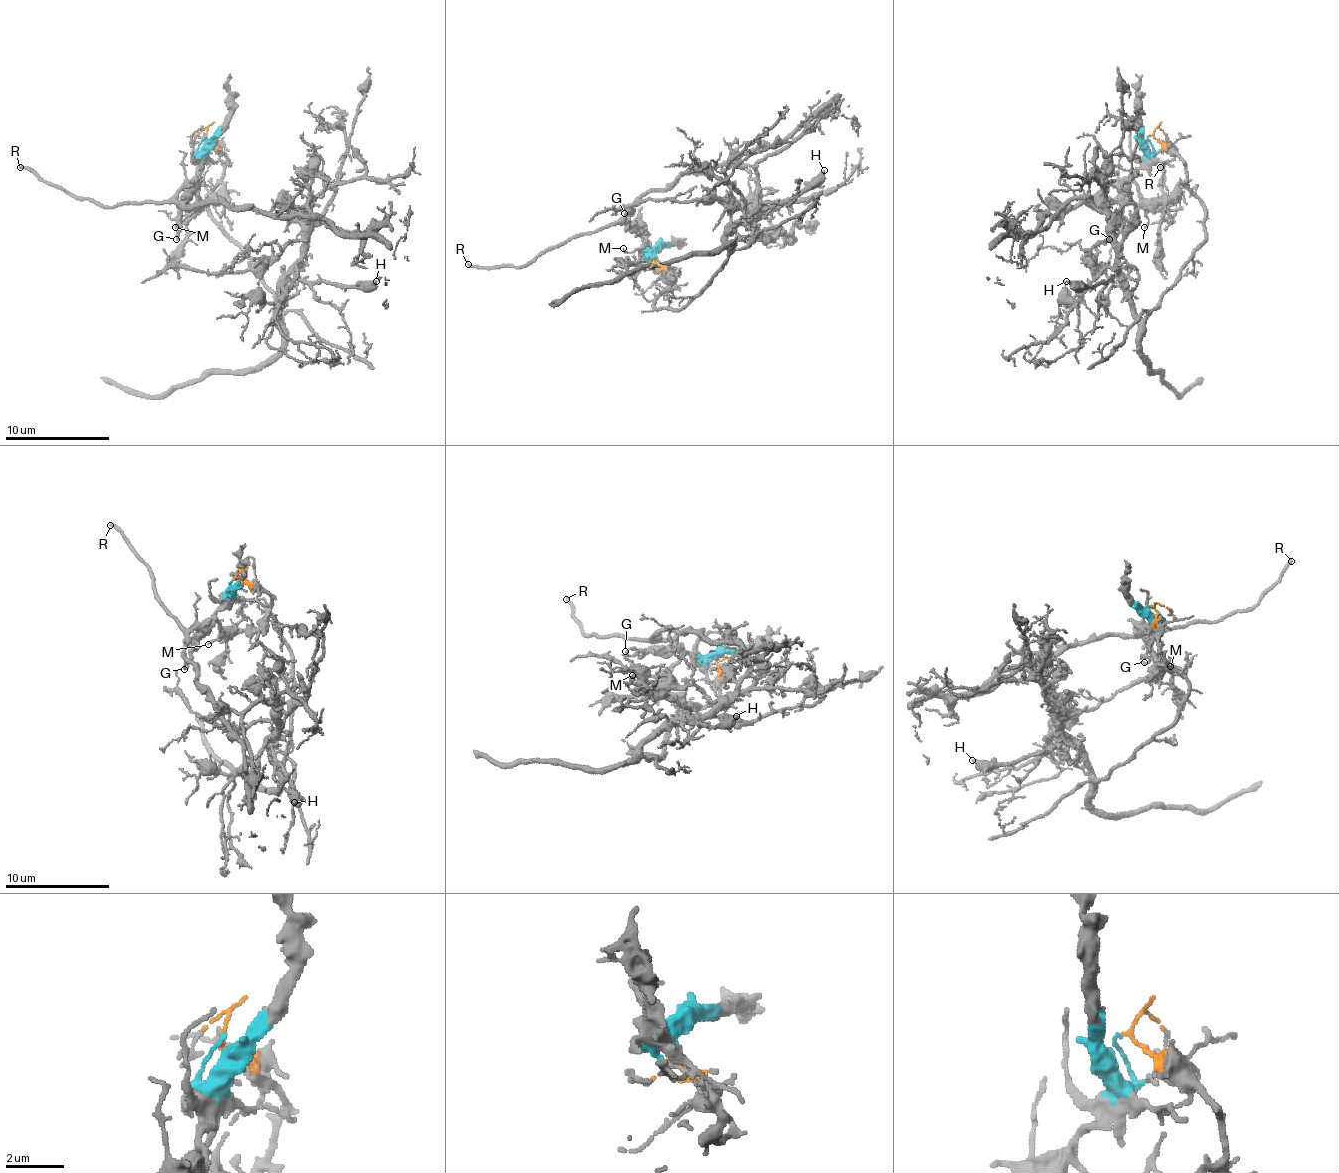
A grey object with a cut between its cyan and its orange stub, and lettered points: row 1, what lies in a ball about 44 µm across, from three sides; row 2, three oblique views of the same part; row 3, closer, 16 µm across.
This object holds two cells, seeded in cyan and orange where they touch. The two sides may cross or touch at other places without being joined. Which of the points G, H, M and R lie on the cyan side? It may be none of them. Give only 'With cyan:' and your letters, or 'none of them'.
With cyan: G, M, R

